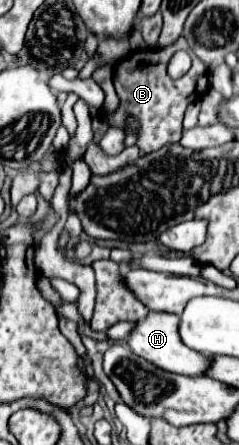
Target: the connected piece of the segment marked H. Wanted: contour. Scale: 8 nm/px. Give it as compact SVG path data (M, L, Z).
M167 312L149 314L143 322L139 322L135 330L129 334L129 346L137 356L145 358L157 368L163 368L173 374L183 374L183 376L205 376L205 372L211 368L213 362L209 356L199 354L183 344L183 340L179 338L179 316Z

